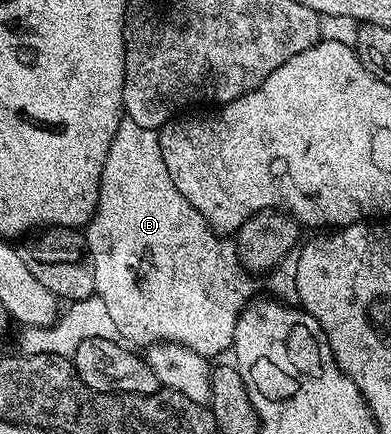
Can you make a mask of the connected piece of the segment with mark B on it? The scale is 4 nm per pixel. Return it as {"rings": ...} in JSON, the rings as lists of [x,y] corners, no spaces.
{"rings":[[[123,118],[104,161],[98,208],[86,224],[84,234],[85,250],[92,257],[96,273],[95,292],[100,301],[104,301],[127,344],[145,349],[151,343],[178,343],[208,360],[213,360],[221,351],[231,350],[236,321],[256,295],[255,276],[242,266],[237,242],[230,237],[220,237],[186,200],[184,193],[176,189],[176,181],[168,177],[164,153],[160,153],[158,131],[144,129],[144,125]]]}

